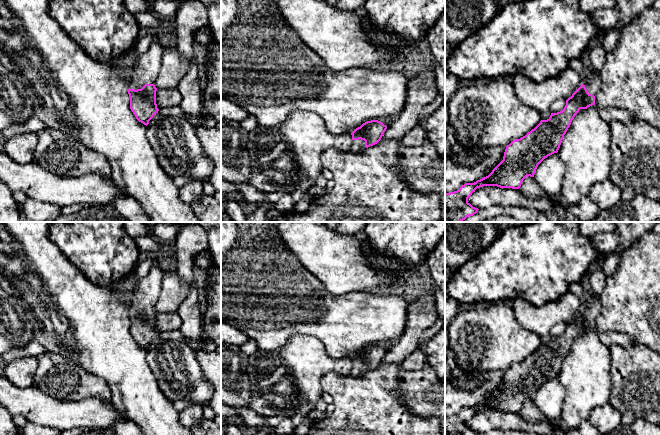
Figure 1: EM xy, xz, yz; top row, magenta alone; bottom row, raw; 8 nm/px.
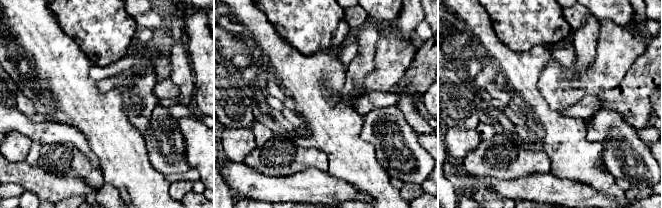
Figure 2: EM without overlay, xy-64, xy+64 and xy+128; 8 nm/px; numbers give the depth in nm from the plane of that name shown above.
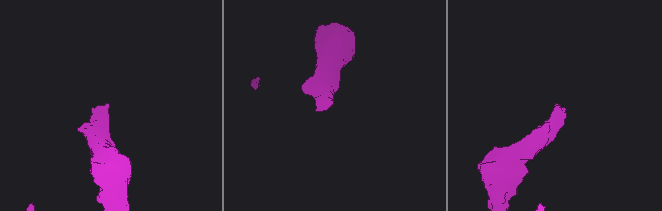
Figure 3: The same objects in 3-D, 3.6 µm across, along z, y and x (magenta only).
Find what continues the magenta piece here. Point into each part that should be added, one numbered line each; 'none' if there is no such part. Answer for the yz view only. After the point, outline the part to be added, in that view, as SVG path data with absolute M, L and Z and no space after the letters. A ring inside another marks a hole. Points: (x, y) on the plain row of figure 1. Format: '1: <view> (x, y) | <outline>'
1: yz (591, 302) | M594 291L585 294L583 298L583 309L586 311L589 318L596 319L600 312L600 294Z

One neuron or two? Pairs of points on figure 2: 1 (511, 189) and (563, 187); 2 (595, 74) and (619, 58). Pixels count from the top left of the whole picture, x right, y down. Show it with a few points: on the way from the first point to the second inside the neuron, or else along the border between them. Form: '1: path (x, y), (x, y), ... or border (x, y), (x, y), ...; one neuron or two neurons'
1: path (524, 189), (550, 188); one neuron
2: path (601, 74), (613, 62); one neuron

